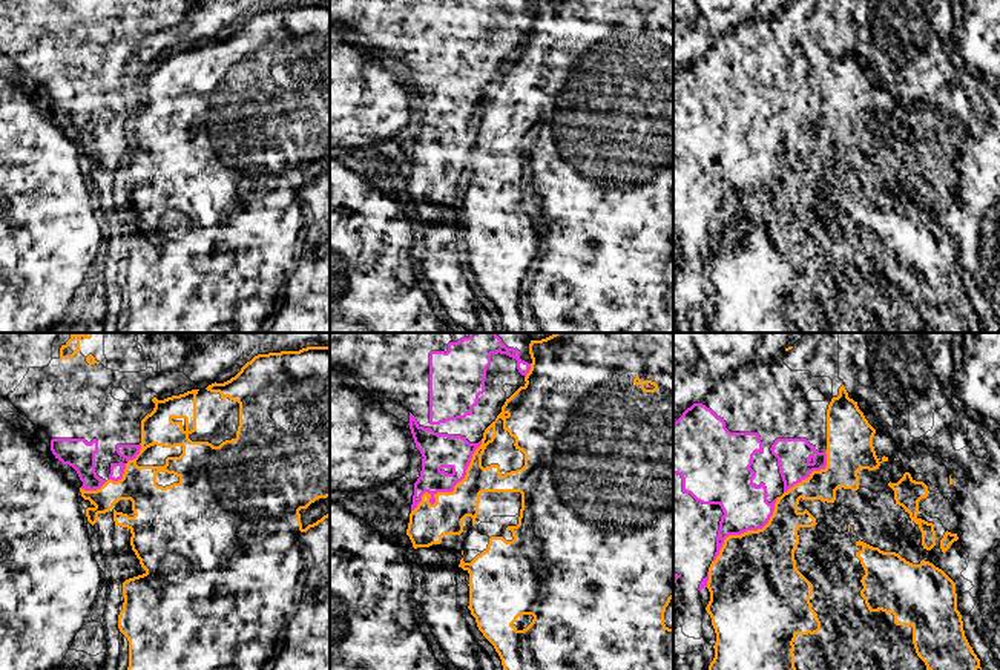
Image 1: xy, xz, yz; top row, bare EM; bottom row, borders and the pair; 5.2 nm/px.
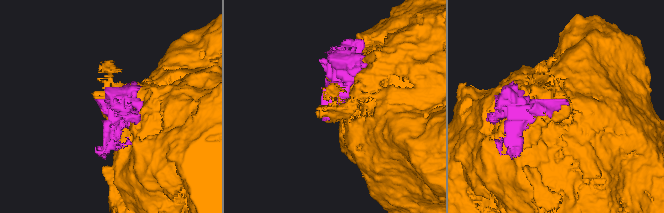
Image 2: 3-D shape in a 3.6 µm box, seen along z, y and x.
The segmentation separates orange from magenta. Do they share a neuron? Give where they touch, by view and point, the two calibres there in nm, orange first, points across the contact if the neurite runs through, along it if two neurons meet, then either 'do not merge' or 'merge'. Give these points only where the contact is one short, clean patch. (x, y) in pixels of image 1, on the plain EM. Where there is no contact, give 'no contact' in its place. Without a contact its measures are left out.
meets orange in xz at (454, 144); 200 nm thick on the orange side, 180 nm on the other; do not merge

